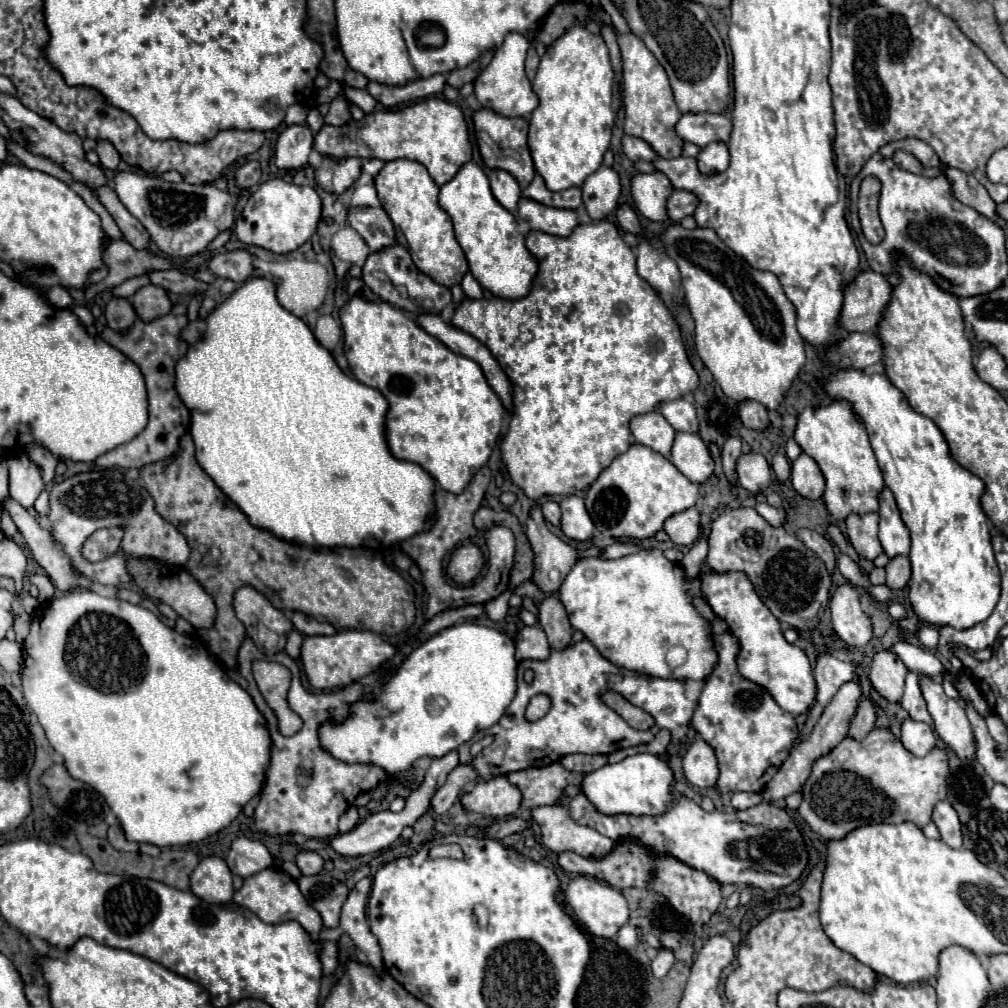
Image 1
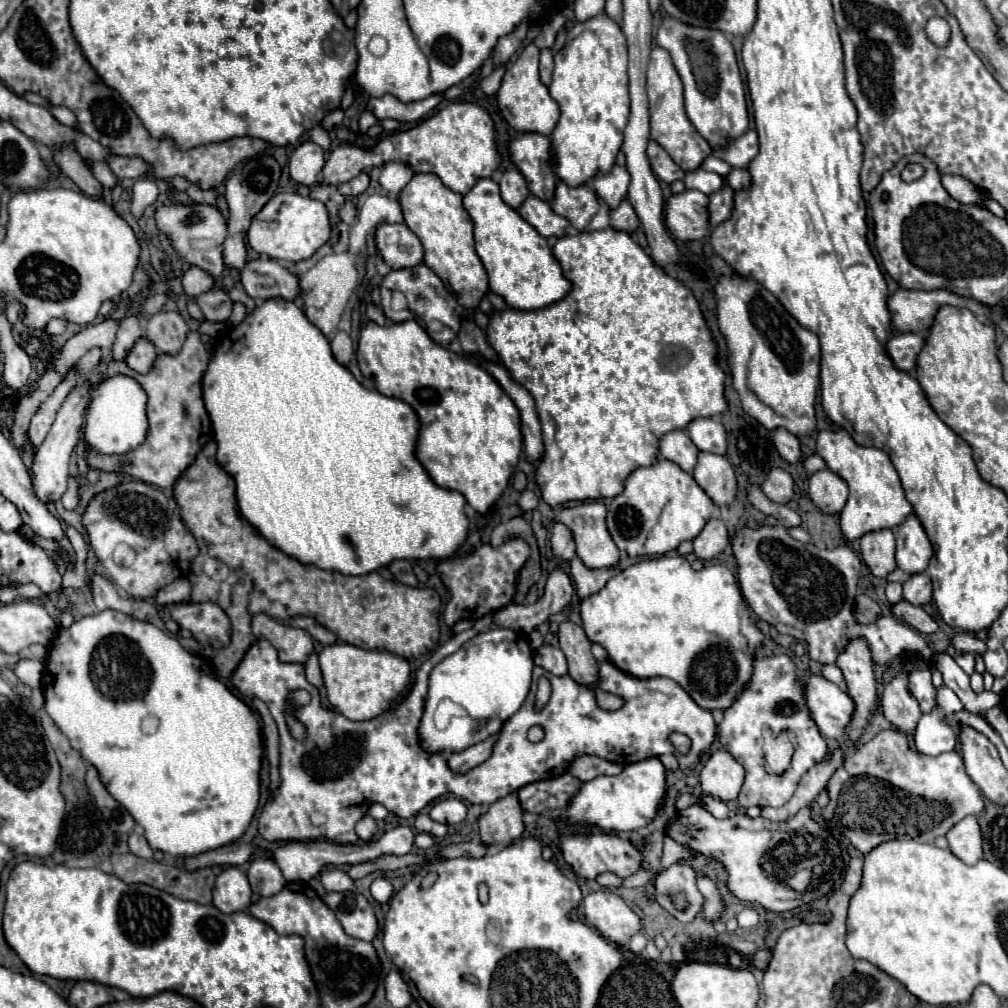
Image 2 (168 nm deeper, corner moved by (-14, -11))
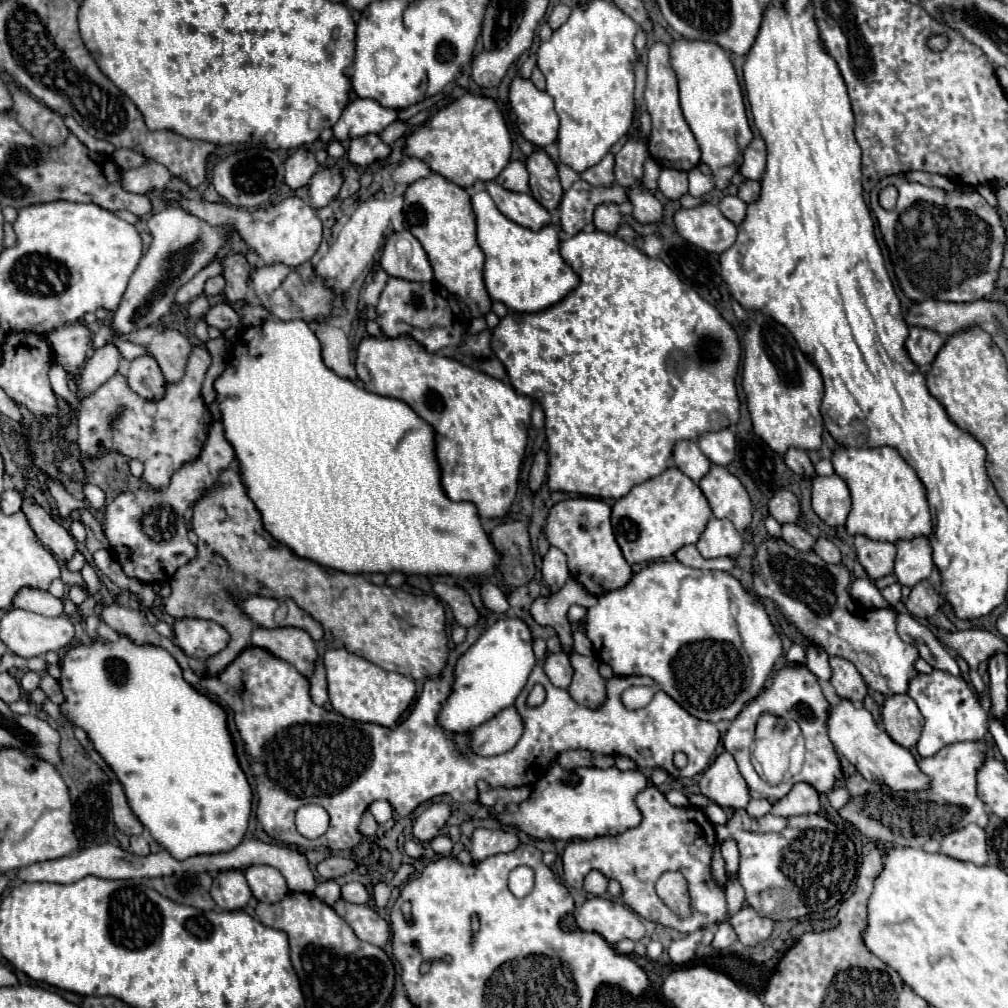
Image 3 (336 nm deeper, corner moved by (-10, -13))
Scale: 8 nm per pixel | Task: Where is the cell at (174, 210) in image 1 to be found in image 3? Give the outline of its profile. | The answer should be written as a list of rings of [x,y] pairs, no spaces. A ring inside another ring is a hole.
[[[210,277],[208,281],[206,281],[206,285],[204,285],[204,293],[206,295],[218,295],[218,293],[222,293],[224,291],[224,279],[222,277]]]

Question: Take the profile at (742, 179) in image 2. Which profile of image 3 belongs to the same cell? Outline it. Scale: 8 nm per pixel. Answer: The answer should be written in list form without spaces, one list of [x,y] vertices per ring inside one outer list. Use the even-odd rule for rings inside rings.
[[[744,181],[740,187],[738,187],[738,197],[746,203],[750,201],[756,201],[758,199],[758,193],[760,193],[760,181]]]

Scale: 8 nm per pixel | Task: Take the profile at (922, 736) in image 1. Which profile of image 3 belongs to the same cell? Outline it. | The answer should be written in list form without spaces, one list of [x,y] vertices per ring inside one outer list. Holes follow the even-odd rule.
[[[934,669],[930,675],[914,677],[908,695],[916,701],[920,713],[924,715],[924,727],[916,743],[920,757],[932,757],[950,743],[978,741],[988,731],[988,717],[980,705],[980,699],[962,677],[950,677],[950,673]]]

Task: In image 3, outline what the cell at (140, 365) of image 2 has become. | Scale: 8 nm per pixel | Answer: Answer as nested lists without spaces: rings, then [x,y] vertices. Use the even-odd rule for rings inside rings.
[[[142,355],[130,361],[128,385],[144,399],[160,399],[164,395],[164,375],[152,355]]]

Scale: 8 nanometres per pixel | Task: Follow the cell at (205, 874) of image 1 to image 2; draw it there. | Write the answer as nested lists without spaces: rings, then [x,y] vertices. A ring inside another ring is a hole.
[[[226,867],[214,885],[214,907],[222,913],[236,913],[246,911],[250,907],[250,883],[246,873],[238,867]]]

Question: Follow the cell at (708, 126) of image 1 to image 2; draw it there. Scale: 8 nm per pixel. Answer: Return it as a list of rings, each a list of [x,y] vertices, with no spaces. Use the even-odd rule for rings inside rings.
[[[748,131],[736,141],[730,141],[724,149],[714,149],[714,155],[730,163],[732,167],[748,169],[750,161],[758,155],[758,133]]]

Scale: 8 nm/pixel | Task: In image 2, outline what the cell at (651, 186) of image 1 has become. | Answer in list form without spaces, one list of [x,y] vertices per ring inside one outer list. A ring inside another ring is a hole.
[[[684,191],[672,195],[666,203],[666,227],[682,241],[704,239],[712,231],[708,197],[700,191]]]

